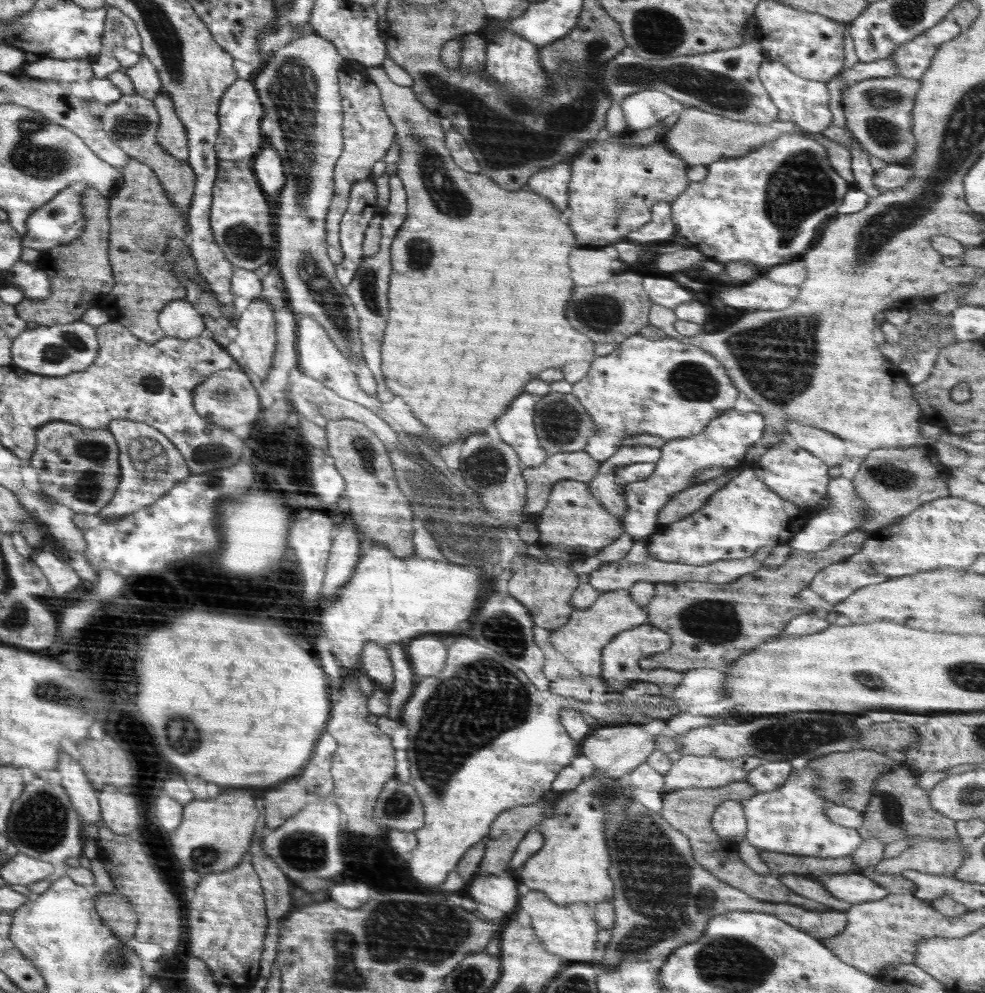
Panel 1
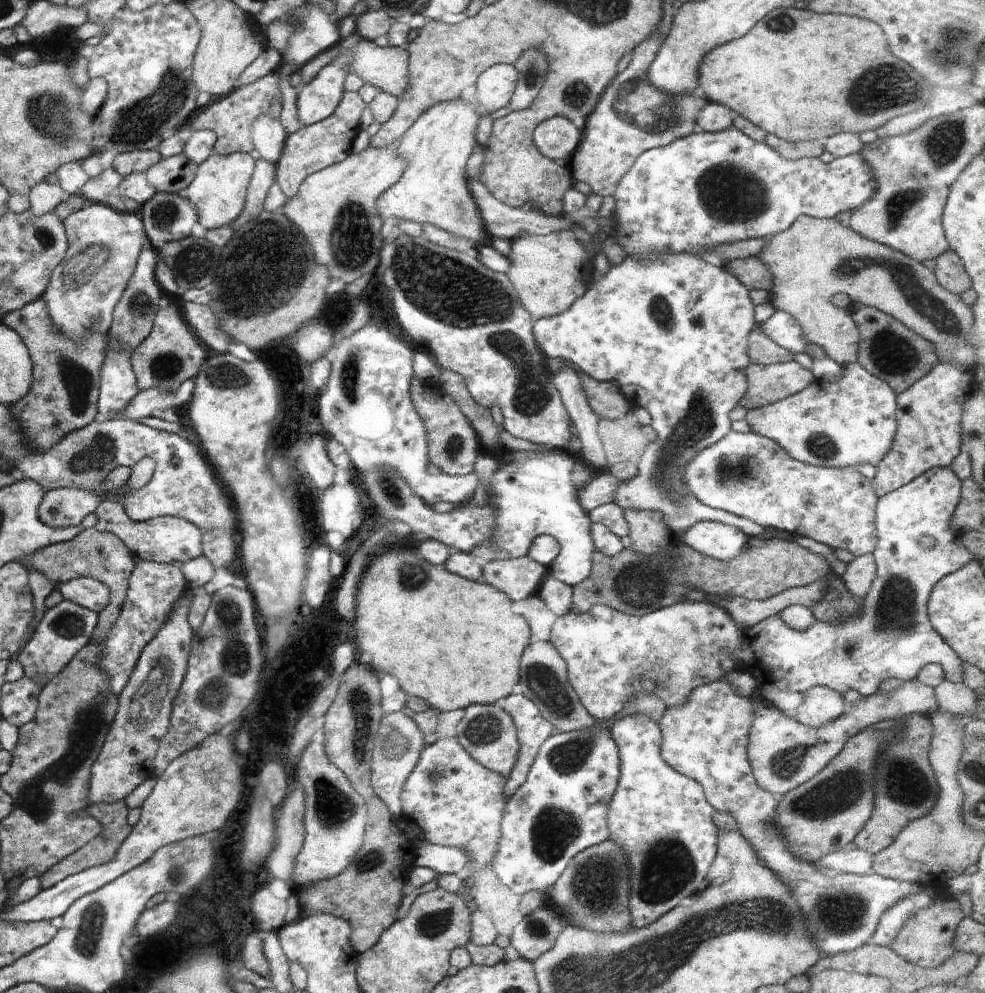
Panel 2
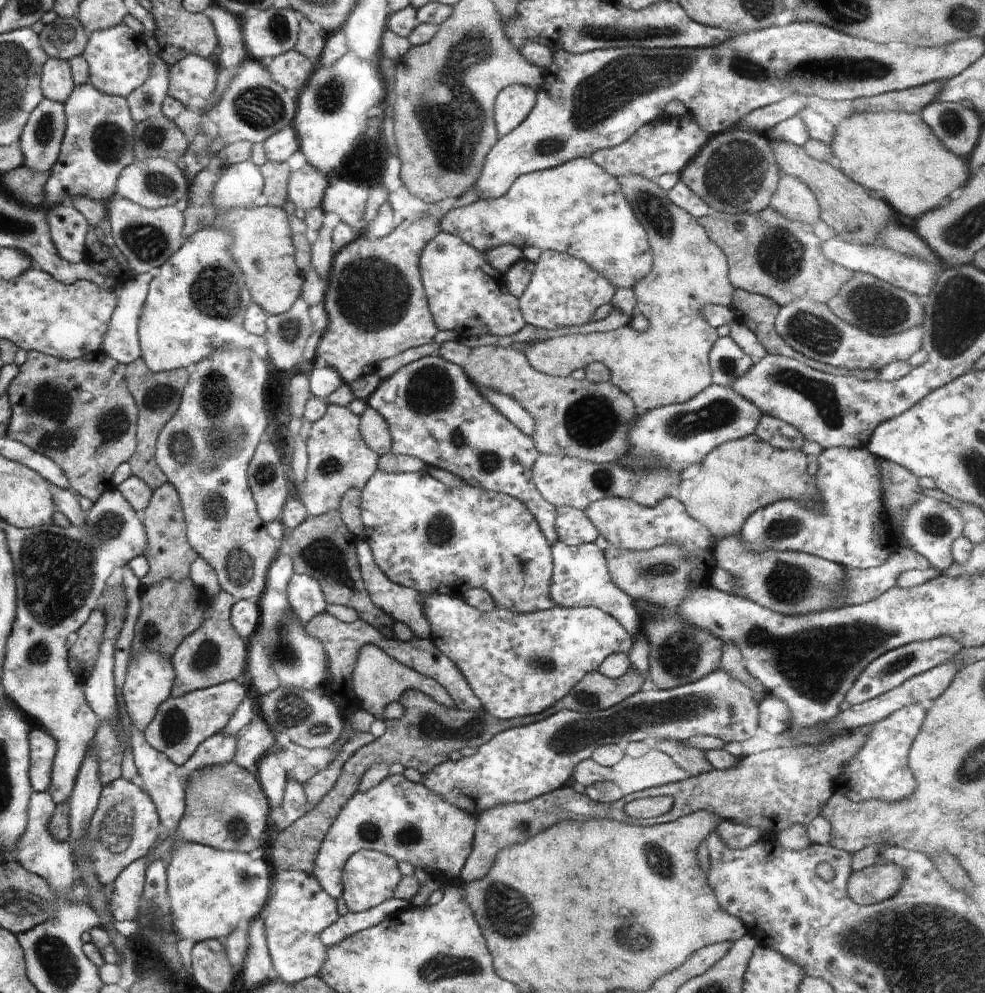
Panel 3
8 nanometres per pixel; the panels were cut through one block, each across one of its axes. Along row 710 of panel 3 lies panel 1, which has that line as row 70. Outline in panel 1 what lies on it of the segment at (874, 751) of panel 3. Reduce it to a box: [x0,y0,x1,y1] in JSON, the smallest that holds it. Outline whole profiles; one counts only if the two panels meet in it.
[890,19,961,80]

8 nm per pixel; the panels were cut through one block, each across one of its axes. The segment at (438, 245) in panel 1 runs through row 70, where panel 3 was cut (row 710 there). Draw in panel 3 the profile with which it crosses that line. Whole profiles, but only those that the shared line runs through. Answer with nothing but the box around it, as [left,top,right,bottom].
[351,645,454,720]

